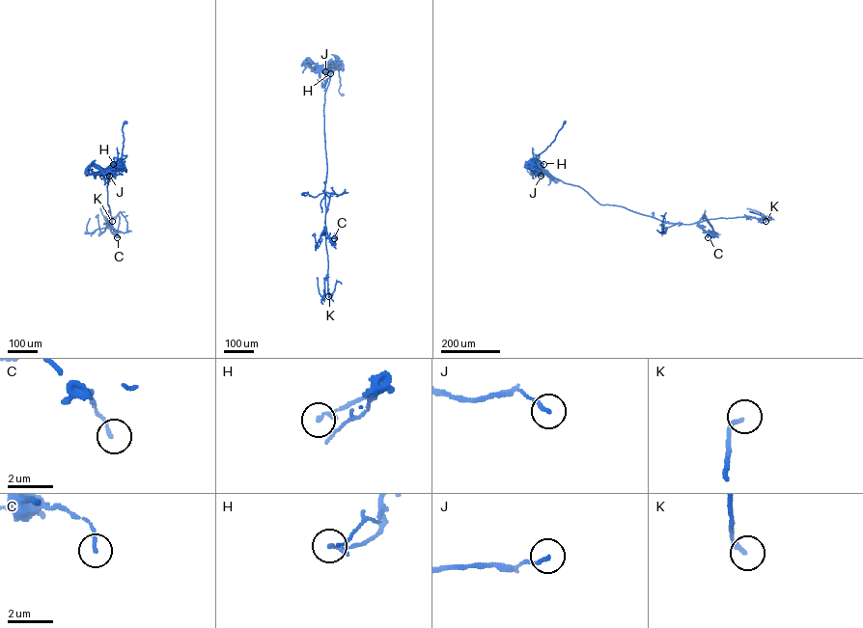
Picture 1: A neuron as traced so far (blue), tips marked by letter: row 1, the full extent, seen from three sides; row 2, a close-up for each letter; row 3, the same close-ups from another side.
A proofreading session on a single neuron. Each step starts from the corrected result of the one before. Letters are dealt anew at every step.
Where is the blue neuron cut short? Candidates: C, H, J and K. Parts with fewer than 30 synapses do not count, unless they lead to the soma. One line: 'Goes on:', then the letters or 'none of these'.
Goes on: K

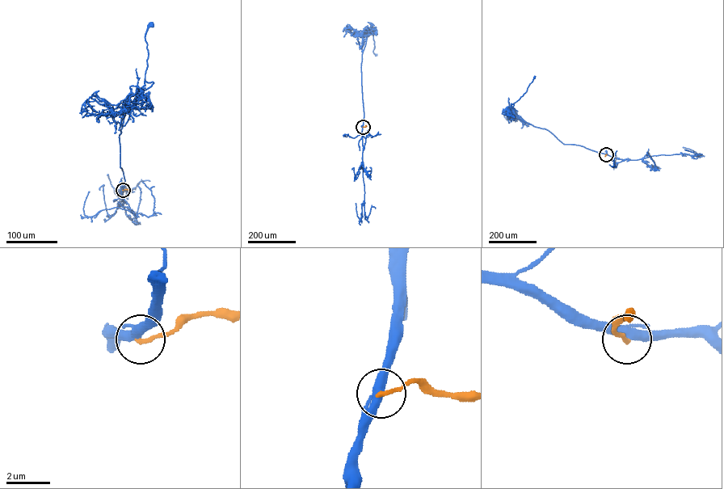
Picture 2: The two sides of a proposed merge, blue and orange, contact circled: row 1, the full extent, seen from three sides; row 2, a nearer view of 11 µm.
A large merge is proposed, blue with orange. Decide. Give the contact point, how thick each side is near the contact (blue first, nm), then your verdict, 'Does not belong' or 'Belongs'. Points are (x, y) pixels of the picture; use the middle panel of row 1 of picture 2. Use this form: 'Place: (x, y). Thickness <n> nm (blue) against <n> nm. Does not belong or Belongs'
Place: (363, 127). Thickness 420 nm (blue) against 200 nm. Does not belong

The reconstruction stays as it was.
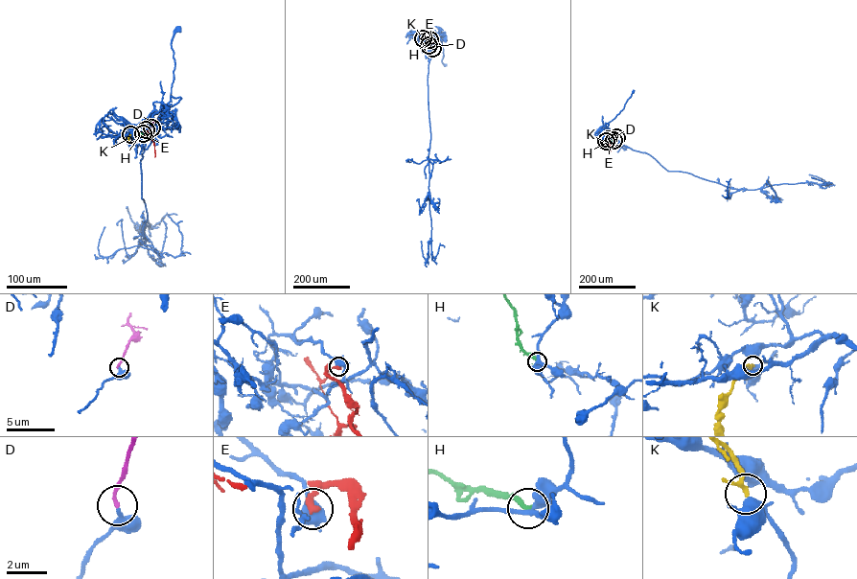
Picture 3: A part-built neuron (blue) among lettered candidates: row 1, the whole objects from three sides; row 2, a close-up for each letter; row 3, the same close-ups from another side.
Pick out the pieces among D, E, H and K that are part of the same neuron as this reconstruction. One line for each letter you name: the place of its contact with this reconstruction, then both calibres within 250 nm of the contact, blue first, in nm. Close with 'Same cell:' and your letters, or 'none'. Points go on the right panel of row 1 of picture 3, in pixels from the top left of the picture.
D: meets blue at (616, 137); 240 nm thick on the blue side, 140 nm on the other
K: meets blue at (606, 141); 320 nm thick on the blue side, 170 nm on the other
Same cell: D, K

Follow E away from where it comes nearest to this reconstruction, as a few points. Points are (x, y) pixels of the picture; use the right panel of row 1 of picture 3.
E: (608, 139), (610, 151)

